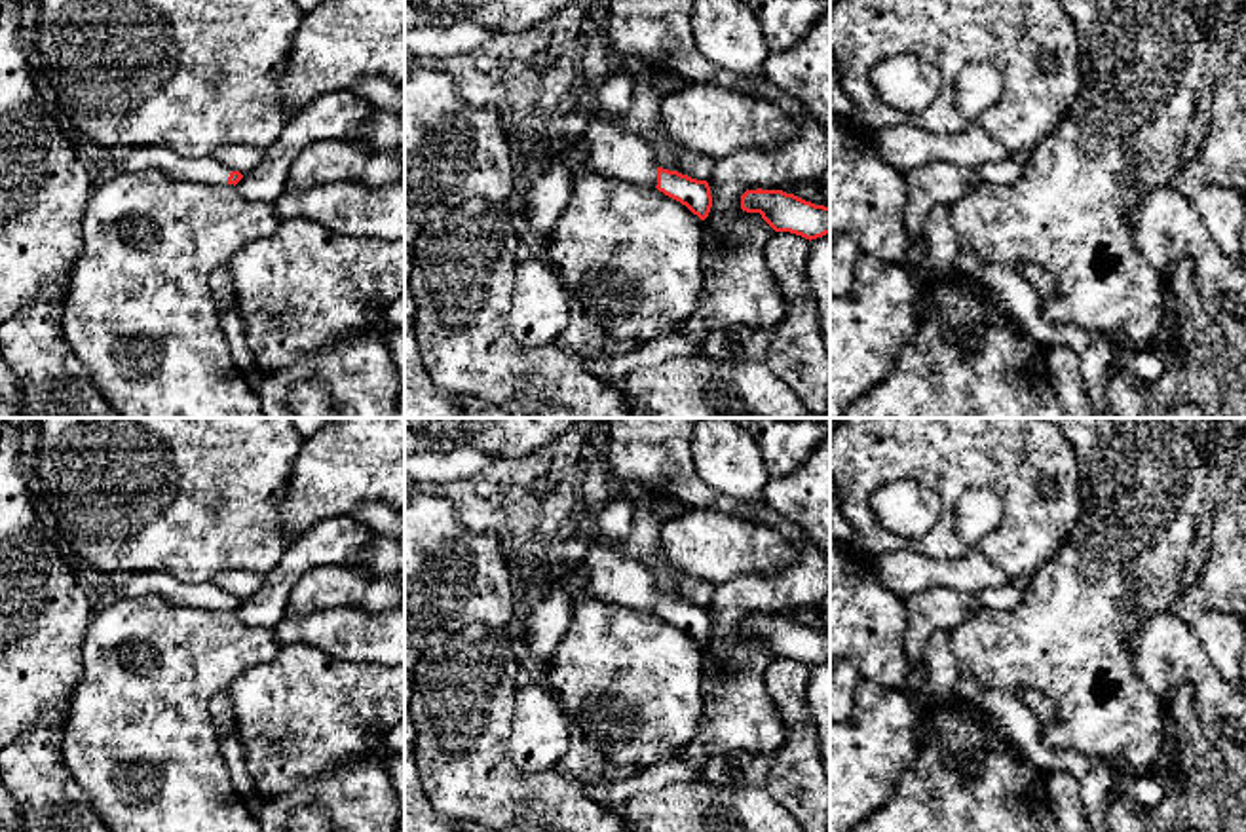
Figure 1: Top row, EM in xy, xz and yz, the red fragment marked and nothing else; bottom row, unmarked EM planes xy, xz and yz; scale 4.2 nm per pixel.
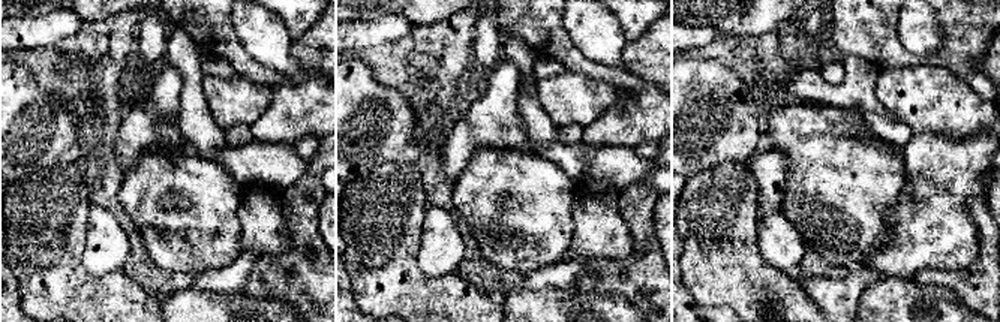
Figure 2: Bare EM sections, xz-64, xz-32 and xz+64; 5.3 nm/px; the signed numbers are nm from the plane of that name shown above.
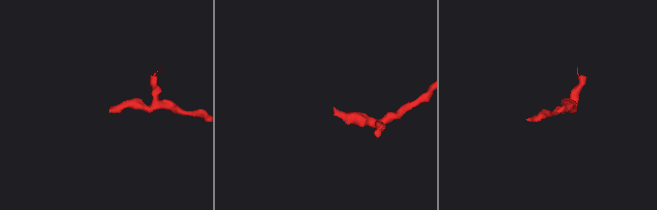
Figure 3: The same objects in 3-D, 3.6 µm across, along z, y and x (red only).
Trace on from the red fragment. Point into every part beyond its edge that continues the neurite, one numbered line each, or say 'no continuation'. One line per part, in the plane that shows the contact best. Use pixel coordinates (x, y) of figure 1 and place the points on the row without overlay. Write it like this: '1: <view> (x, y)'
1: xz (610, 576)

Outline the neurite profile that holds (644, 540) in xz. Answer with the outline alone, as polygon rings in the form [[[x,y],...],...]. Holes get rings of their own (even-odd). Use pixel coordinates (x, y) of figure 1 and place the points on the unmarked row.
[[[632,500],[632,526],[625,541],[621,543],[621,551],[632,558],[642,560],[646,557],[663,564],[670,574],[678,589],[678,598],[688,600],[697,606],[708,606],[714,585],[703,579],[691,579],[678,572],[665,557],[661,532],[663,519],[657,515],[653,500],[636,501]]]

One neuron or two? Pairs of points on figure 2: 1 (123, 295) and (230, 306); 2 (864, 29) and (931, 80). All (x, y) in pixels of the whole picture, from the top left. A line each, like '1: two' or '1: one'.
1: two
2: two

